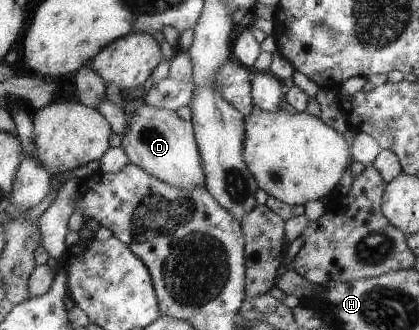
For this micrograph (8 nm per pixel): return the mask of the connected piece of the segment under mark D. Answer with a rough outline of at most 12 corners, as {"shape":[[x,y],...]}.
{"shape":[[146,101],[120,146],[172,186],[206,186],[192,120]]}

